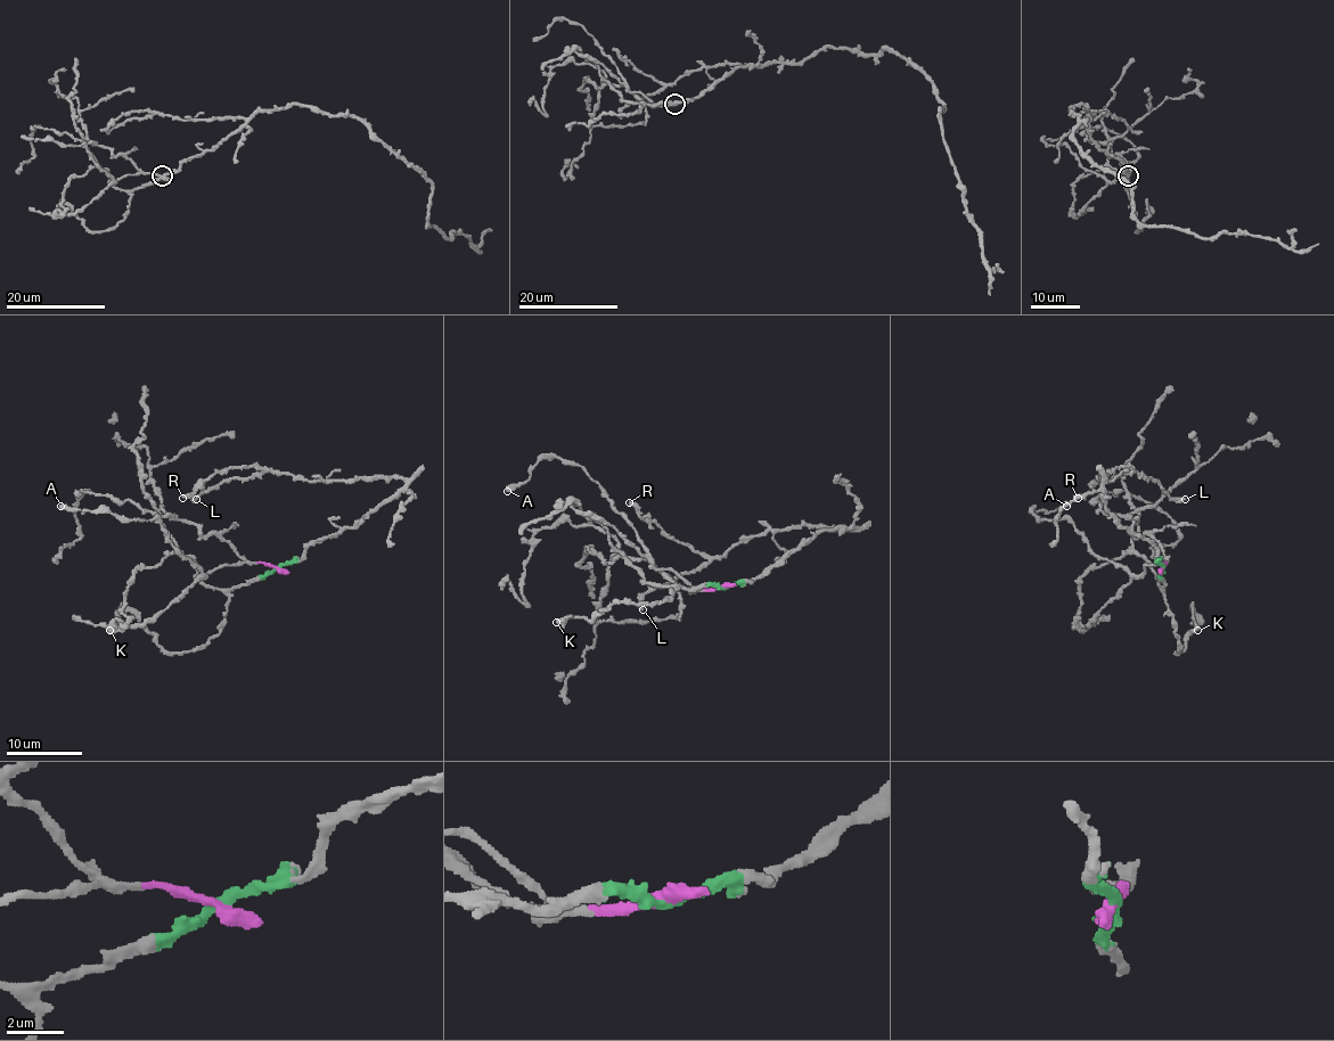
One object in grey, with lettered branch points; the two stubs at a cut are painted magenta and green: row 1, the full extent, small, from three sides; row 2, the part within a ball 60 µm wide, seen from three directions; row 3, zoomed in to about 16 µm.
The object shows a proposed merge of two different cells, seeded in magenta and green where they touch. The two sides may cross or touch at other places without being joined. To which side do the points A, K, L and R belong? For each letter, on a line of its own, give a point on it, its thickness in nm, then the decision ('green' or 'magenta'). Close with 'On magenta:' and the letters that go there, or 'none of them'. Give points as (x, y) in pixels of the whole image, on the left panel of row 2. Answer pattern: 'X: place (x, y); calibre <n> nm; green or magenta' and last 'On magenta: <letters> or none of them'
A: place (60, 506); calibre 550 nm; magenta
K: place (109, 630); calibre 400 nm; green
L: place (196, 499); calibre 400 nm; green
R: place (182, 498); calibre 400 nm; green
On magenta: A

